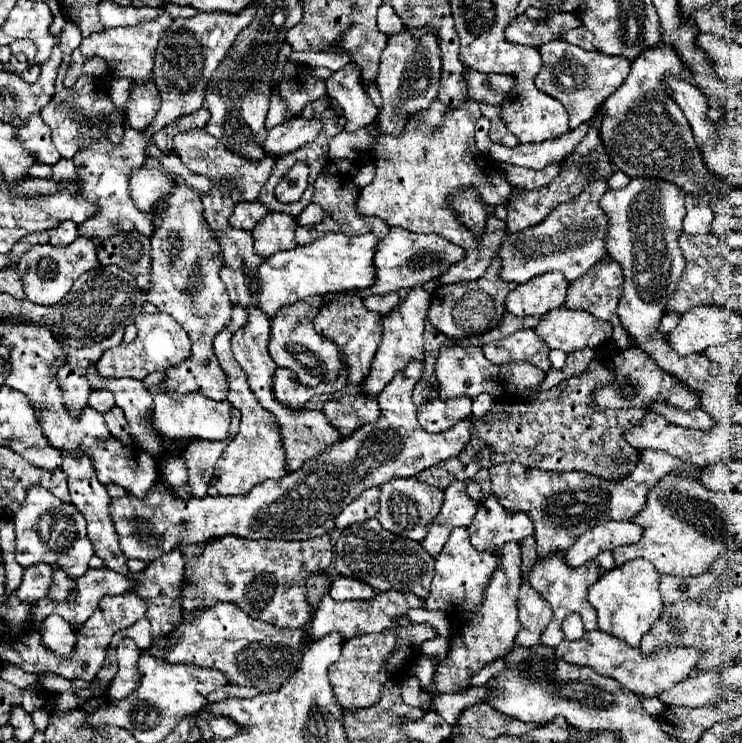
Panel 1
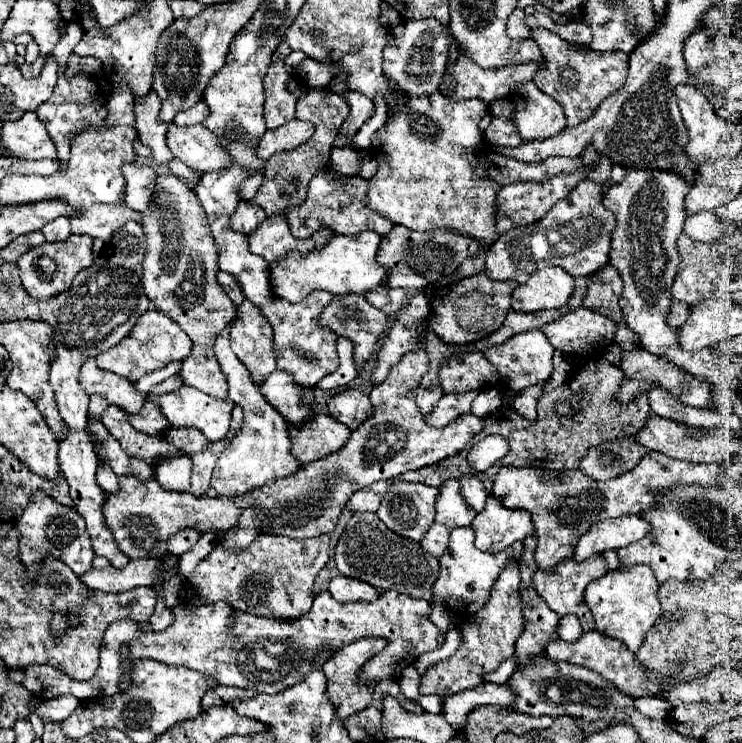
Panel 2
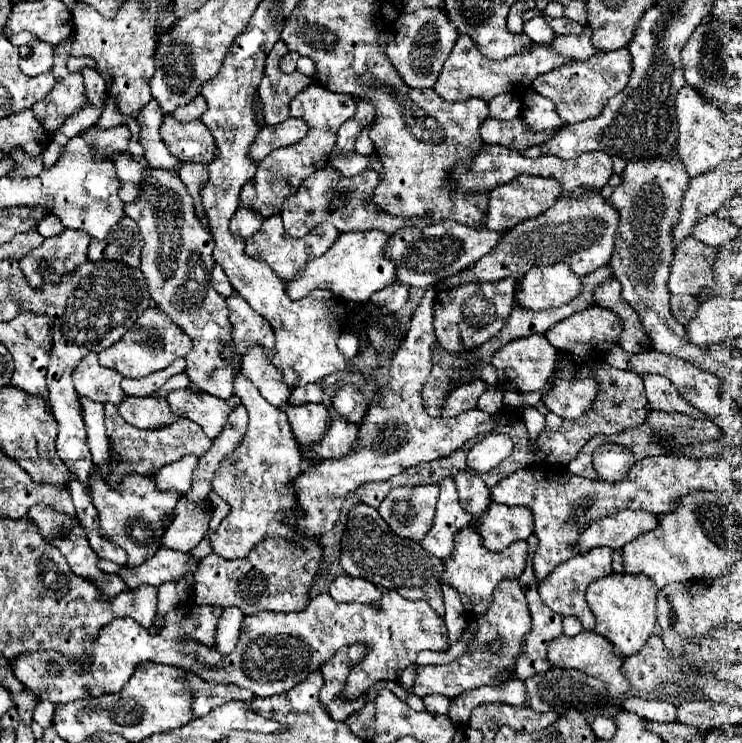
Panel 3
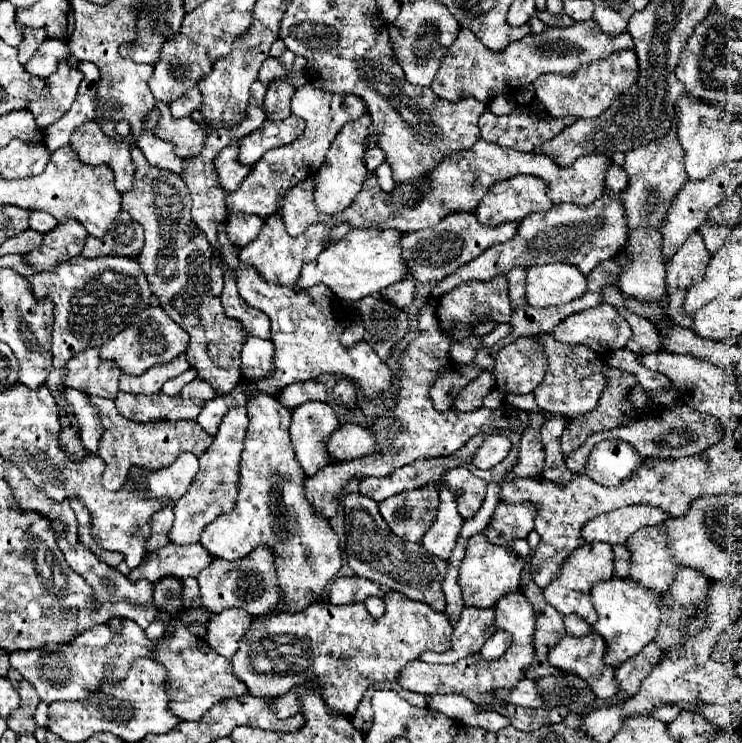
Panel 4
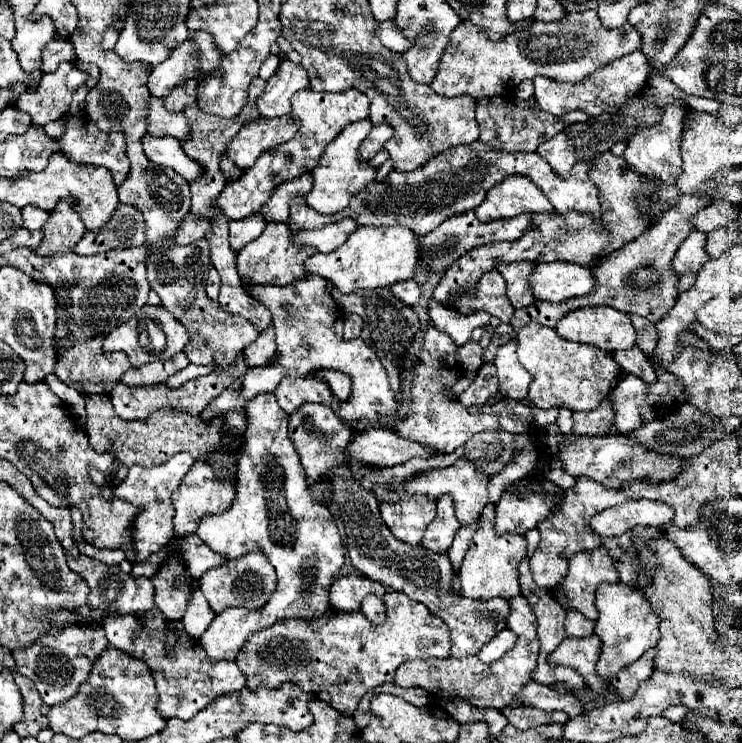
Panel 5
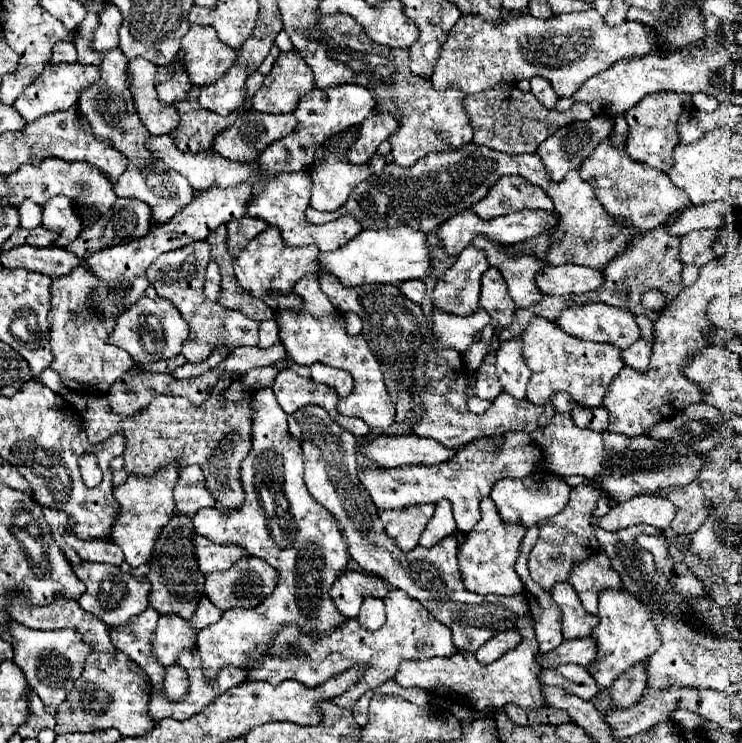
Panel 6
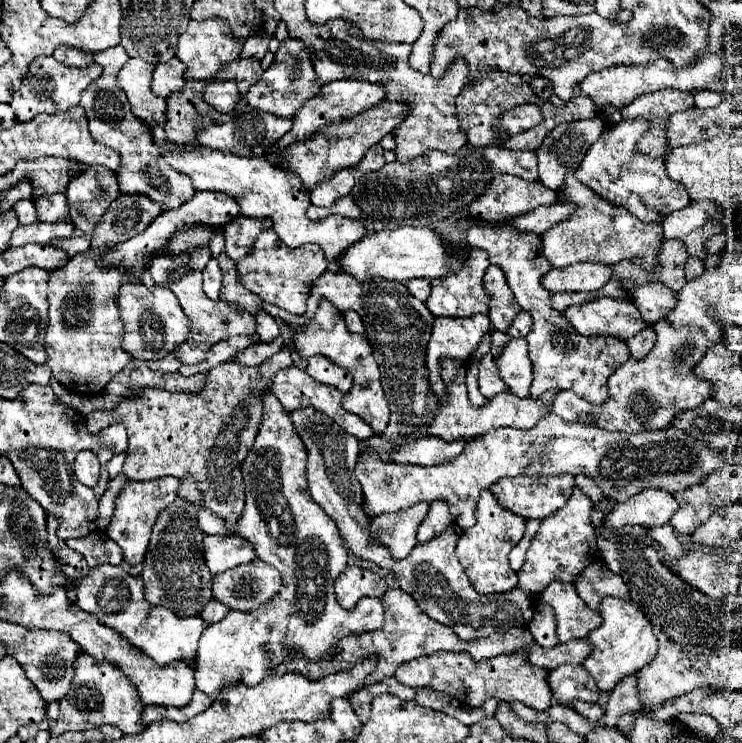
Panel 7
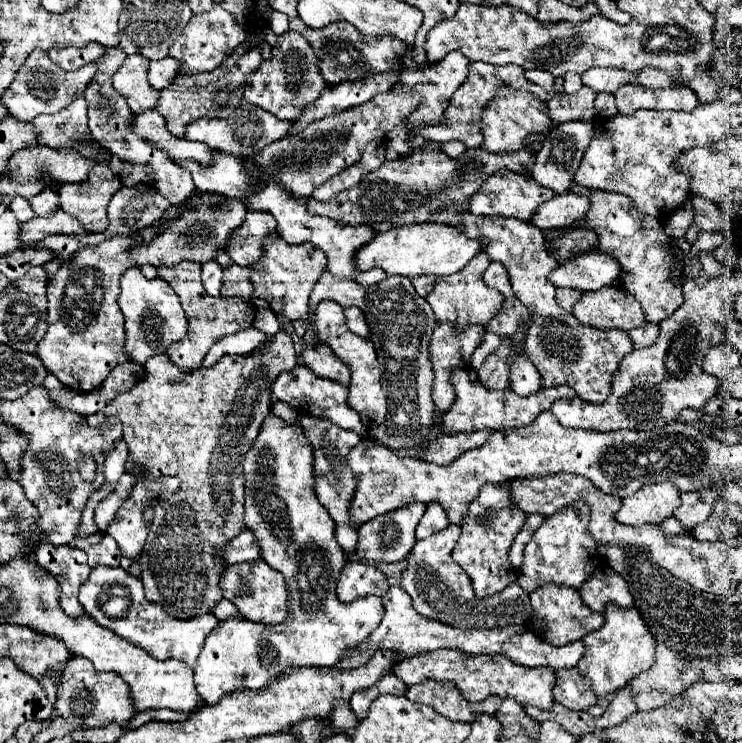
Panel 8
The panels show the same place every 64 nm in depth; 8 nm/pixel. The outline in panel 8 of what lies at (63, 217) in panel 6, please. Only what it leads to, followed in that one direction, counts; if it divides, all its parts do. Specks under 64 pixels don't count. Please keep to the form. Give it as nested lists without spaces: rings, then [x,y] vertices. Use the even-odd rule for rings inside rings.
[[[42,190],[40,194],[36,194],[34,198],[30,198],[30,204],[36,212],[36,216],[50,216],[52,212],[60,210],[60,200],[56,196],[54,190]]]

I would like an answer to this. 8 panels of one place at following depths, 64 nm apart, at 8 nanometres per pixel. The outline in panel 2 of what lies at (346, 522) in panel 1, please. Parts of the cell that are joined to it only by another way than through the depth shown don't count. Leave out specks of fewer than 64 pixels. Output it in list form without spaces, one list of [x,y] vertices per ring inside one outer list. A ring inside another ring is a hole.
[[[394,480],[374,482],[374,484],[370,484],[368,488],[356,492],[356,494],[348,500],[346,510],[350,510],[350,512],[376,512],[378,506],[380,506],[382,496],[384,496],[384,492],[386,492],[386,488],[390,486],[390,482],[394,482]]]

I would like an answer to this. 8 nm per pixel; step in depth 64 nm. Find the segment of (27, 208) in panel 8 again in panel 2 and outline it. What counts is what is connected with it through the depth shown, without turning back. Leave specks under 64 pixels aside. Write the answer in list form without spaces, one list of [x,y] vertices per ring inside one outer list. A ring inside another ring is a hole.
[[[56,218],[54,222],[46,224],[42,228],[44,236],[48,242],[60,242],[60,240],[66,240],[68,236],[72,236],[72,228],[70,228],[70,220],[68,218]]]

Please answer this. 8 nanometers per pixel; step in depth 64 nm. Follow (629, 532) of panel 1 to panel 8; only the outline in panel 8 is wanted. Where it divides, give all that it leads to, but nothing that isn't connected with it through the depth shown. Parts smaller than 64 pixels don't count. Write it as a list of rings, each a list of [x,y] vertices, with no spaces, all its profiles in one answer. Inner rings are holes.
[[[670,482],[648,484],[644,488],[640,488],[636,494],[622,500],[622,508],[616,512],[616,520],[620,524],[630,524],[630,526],[634,526],[634,524],[660,524],[668,516],[672,516],[678,506],[680,506],[680,492]]]

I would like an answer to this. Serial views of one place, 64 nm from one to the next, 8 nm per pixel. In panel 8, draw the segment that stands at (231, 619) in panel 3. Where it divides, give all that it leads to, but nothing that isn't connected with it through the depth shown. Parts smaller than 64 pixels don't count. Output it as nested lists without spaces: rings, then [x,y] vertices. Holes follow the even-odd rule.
[[[268,412],[260,426],[260,434],[252,448],[246,452],[242,468],[246,478],[246,502],[244,502],[244,526],[256,536],[260,544],[260,556],[274,570],[284,574],[288,588],[288,618],[282,624],[266,626],[244,620],[242,616],[232,616],[232,620],[218,622],[218,626],[206,636],[198,662],[194,666],[194,682],[200,698],[206,704],[216,704],[224,694],[240,688],[258,690],[270,680],[276,680],[288,668],[324,668],[334,666],[342,660],[342,654],[356,648],[370,632],[374,632],[384,616],[381,597],[368,595],[354,600],[352,604],[342,604],[336,598],[336,580],[346,564],[344,550],[336,542],[336,526],[328,516],[324,506],[314,494],[314,472],[312,472],[312,446],[306,440],[298,424],[284,424],[278,416]]]

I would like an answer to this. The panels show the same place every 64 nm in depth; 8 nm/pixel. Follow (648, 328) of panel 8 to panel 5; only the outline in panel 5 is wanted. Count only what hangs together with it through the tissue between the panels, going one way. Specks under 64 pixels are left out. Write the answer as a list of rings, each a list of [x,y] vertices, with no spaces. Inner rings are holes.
[[[634,346],[634,348],[628,348],[624,352],[616,352],[614,360],[628,374],[640,376],[644,382],[656,382],[656,372],[648,364],[648,356],[640,348]]]

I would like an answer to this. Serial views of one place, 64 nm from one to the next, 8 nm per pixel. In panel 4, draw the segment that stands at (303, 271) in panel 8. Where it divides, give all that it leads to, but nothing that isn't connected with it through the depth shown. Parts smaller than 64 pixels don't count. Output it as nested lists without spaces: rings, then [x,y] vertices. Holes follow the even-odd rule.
[[[272,214],[264,220],[264,228],[258,234],[258,238],[242,248],[240,260],[246,266],[256,266],[264,280],[274,282],[274,284],[284,284],[284,286],[292,288],[292,284],[296,284],[298,278],[300,278],[302,266],[308,260],[316,258],[316,254],[312,254],[310,248],[326,248],[326,246],[322,246],[322,226],[320,226],[320,230],[316,230],[316,228],[312,228],[312,230],[314,232],[306,232],[300,238],[292,238],[292,236],[288,236],[288,232],[284,228],[282,218],[278,214]]]

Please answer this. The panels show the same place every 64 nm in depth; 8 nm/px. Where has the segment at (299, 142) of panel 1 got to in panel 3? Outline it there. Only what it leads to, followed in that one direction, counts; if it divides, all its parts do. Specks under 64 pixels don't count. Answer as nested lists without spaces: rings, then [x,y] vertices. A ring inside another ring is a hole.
[[[288,118],[286,122],[276,124],[276,126],[264,126],[258,138],[254,140],[254,144],[250,146],[248,156],[254,162],[260,162],[272,150],[296,144],[298,140],[306,136],[306,132],[308,132],[308,124],[304,124],[304,120],[300,118]]]

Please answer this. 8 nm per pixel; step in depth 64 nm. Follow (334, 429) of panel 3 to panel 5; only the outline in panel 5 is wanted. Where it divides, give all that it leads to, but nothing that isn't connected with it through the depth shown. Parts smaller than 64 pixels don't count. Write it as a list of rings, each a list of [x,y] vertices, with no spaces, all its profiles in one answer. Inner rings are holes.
[[[384,428],[354,432],[352,444],[348,444],[348,448],[344,452],[348,452],[350,460],[370,462],[370,464],[378,464],[382,468],[402,464],[416,456],[430,458],[436,454],[436,452],[432,452],[432,448],[424,448],[424,446],[420,448],[420,444],[416,444],[412,440],[402,440],[400,436],[396,436],[394,432],[384,430]]]

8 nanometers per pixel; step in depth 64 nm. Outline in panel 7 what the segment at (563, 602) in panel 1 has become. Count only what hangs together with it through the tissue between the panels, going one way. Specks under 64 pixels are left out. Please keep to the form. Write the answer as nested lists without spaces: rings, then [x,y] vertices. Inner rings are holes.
[[[592,562],[588,568],[584,568],[574,586],[578,590],[578,596],[592,610],[598,610],[604,596],[622,596],[624,600],[630,598],[628,586],[624,584],[622,576],[614,574],[604,562]]]

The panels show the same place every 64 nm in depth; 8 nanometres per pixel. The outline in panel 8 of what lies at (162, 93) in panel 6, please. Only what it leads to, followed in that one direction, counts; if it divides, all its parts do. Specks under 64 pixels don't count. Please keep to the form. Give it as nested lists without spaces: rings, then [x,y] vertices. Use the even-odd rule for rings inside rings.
[[[164,58],[164,60],[150,62],[148,80],[150,80],[152,88],[160,92],[160,90],[168,88],[172,82],[176,82],[178,74],[180,74],[180,62],[174,58]]]

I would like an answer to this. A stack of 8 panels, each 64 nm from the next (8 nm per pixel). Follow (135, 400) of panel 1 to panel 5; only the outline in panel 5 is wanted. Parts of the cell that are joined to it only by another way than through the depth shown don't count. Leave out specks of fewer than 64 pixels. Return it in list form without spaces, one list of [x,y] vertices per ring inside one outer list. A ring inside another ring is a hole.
[[[102,336],[92,338],[88,342],[70,342],[68,340],[68,348],[64,348],[64,352],[60,354],[54,374],[64,384],[76,388],[84,396],[88,396],[88,394],[110,394],[112,388],[116,386],[116,382],[122,378],[122,374],[130,368],[130,364],[128,364],[128,356],[124,356],[124,352],[104,354],[102,340],[104,340]]]

